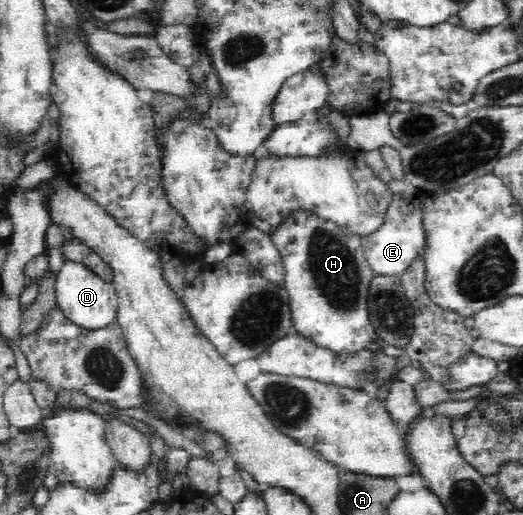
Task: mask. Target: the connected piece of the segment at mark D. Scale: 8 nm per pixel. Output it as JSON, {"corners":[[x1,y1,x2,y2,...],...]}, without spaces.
{"corners":[[62,258,60,270,55,280,57,304,64,314,80,326,100,328,117,318,118,292,113,283,108,283,97,272,88,268,83,262]]}

